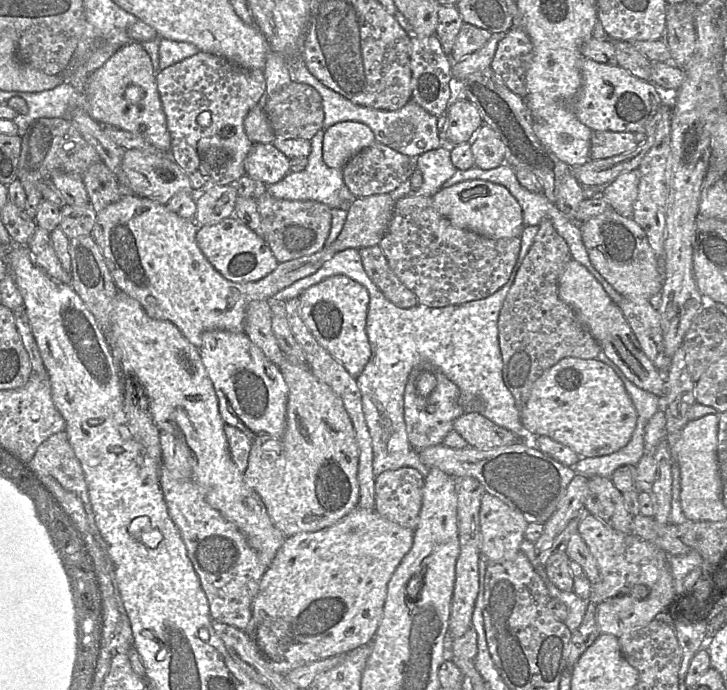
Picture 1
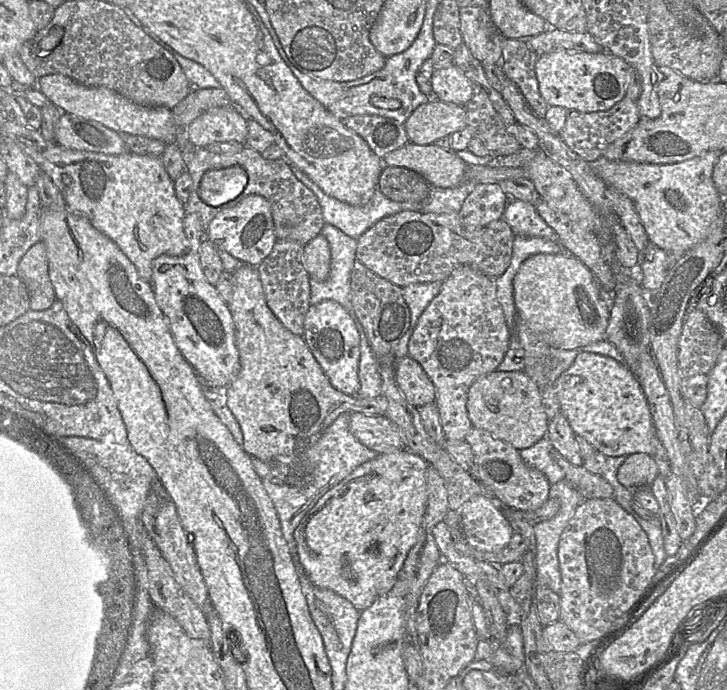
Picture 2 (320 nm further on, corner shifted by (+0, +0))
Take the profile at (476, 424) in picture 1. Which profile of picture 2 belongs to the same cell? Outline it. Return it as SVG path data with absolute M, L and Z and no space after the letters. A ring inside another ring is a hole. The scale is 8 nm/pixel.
M409 354L396 362L395 380L402 395L413 406L435 403L436 390L433 382Z

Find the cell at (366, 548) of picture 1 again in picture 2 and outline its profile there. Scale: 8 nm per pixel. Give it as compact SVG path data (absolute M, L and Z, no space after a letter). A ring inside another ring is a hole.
M407 449L381 453L326 492L294 532L299 564L309 580L315 586L345 598L359 612L387 594L398 579L409 551L419 539L427 509L427 469L428 463Z

